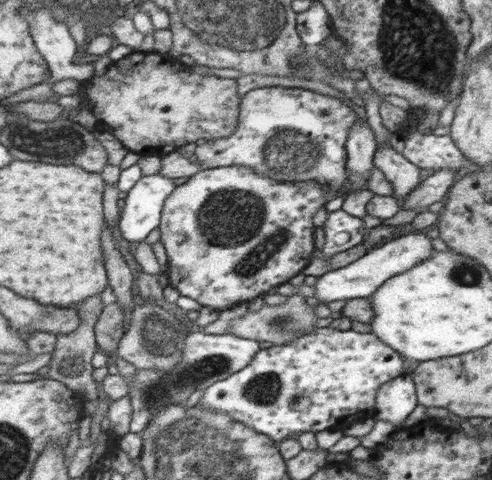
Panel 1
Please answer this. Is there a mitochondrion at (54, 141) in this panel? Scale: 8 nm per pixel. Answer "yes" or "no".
yes

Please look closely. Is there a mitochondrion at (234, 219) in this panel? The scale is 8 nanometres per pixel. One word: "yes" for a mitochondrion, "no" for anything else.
yes

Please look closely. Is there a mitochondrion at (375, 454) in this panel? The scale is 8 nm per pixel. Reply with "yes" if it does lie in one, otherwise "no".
no

